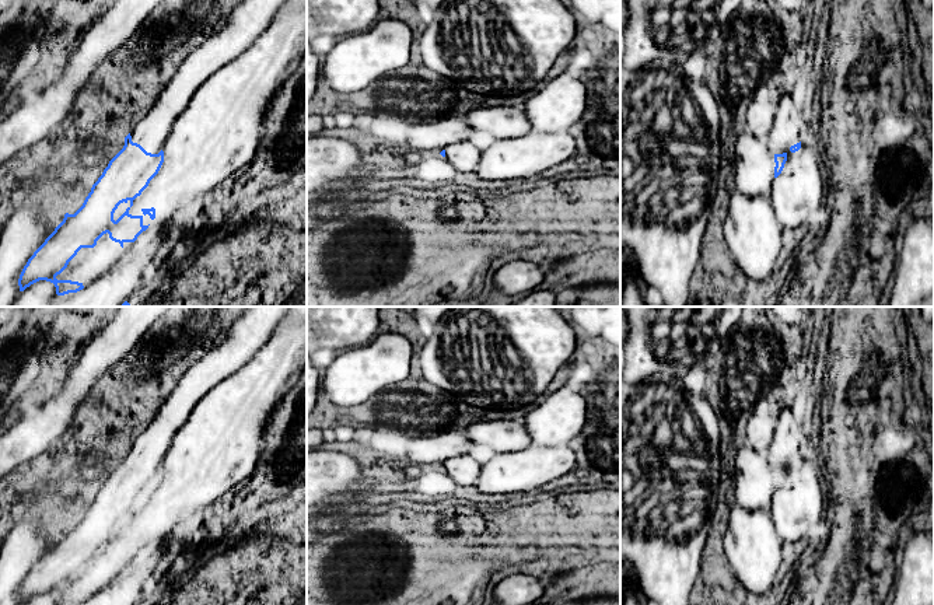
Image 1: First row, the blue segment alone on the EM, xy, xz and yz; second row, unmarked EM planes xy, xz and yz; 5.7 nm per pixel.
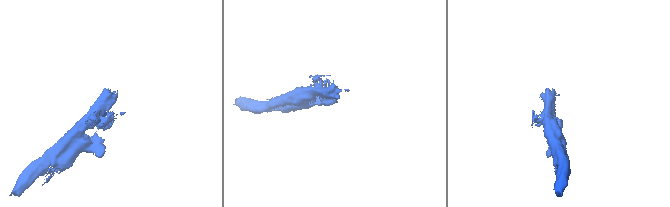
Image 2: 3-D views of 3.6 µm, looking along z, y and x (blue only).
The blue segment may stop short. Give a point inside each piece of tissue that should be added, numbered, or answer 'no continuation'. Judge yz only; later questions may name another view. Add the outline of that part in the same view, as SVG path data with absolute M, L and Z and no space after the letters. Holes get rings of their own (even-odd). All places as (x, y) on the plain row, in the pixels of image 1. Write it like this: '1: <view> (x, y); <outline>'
1: yz (787, 441); M783 409L776 420L774 436L766 451L766 457L773 468L783 468L791 459L800 457L805 444L801 426L794 409Z

